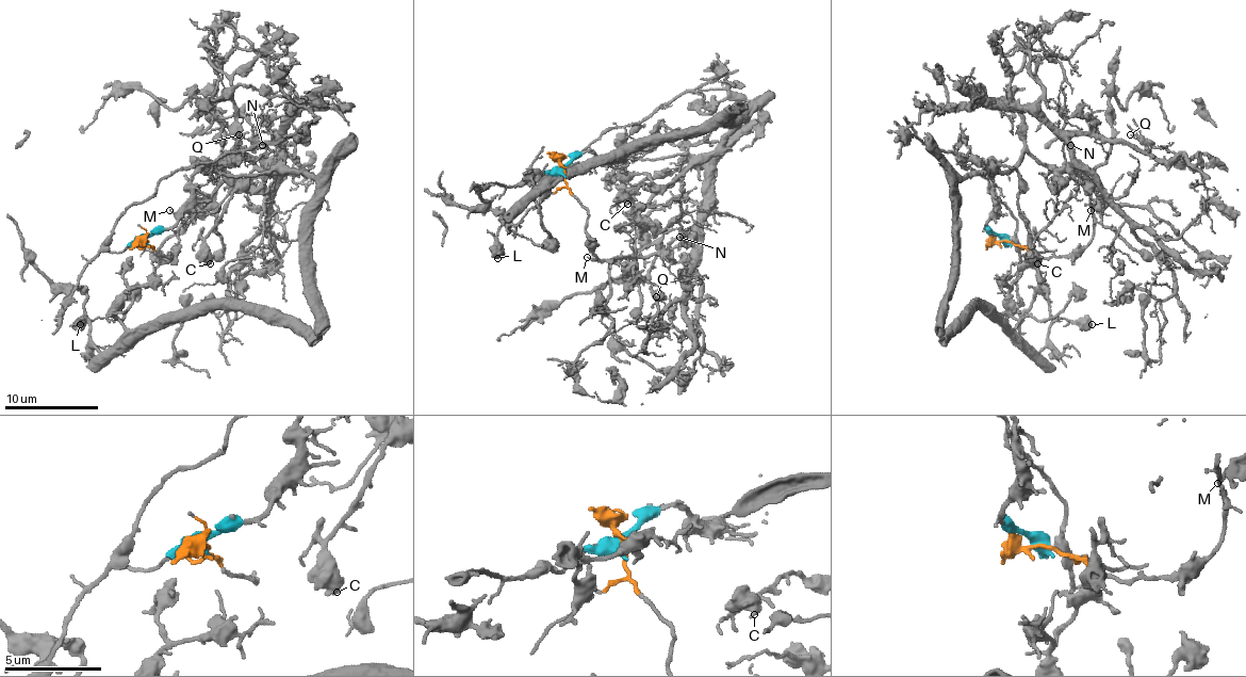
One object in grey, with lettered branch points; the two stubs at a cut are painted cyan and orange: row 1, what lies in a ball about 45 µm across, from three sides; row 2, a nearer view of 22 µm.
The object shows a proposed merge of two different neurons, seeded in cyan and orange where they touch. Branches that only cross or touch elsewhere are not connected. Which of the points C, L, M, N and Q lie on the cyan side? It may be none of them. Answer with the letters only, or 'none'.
C, L

